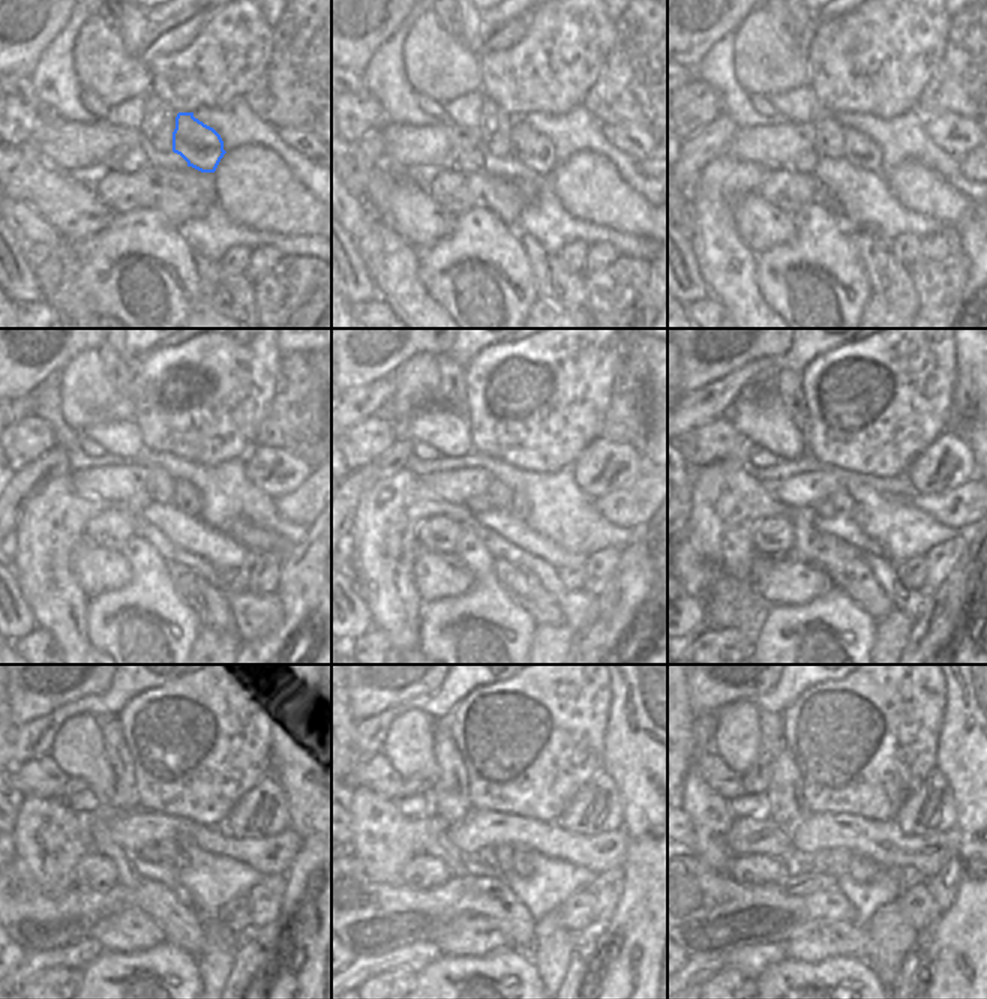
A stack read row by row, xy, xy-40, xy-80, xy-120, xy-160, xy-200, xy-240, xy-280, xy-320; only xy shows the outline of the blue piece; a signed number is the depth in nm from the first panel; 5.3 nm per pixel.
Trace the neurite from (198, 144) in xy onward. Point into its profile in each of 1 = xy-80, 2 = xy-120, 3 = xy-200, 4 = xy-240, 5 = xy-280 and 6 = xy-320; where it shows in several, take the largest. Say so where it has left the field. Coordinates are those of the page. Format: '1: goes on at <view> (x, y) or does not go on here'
1: goes on at xy-80 (861, 150)
2: goes on at xy-120 (186, 498)
3: goes on at xy-200 (857, 515)
4: goes on at xy-240 (182, 858)
5: goes on at xy-280 (522, 860)
6: goes on at xy-320 (863, 869)

